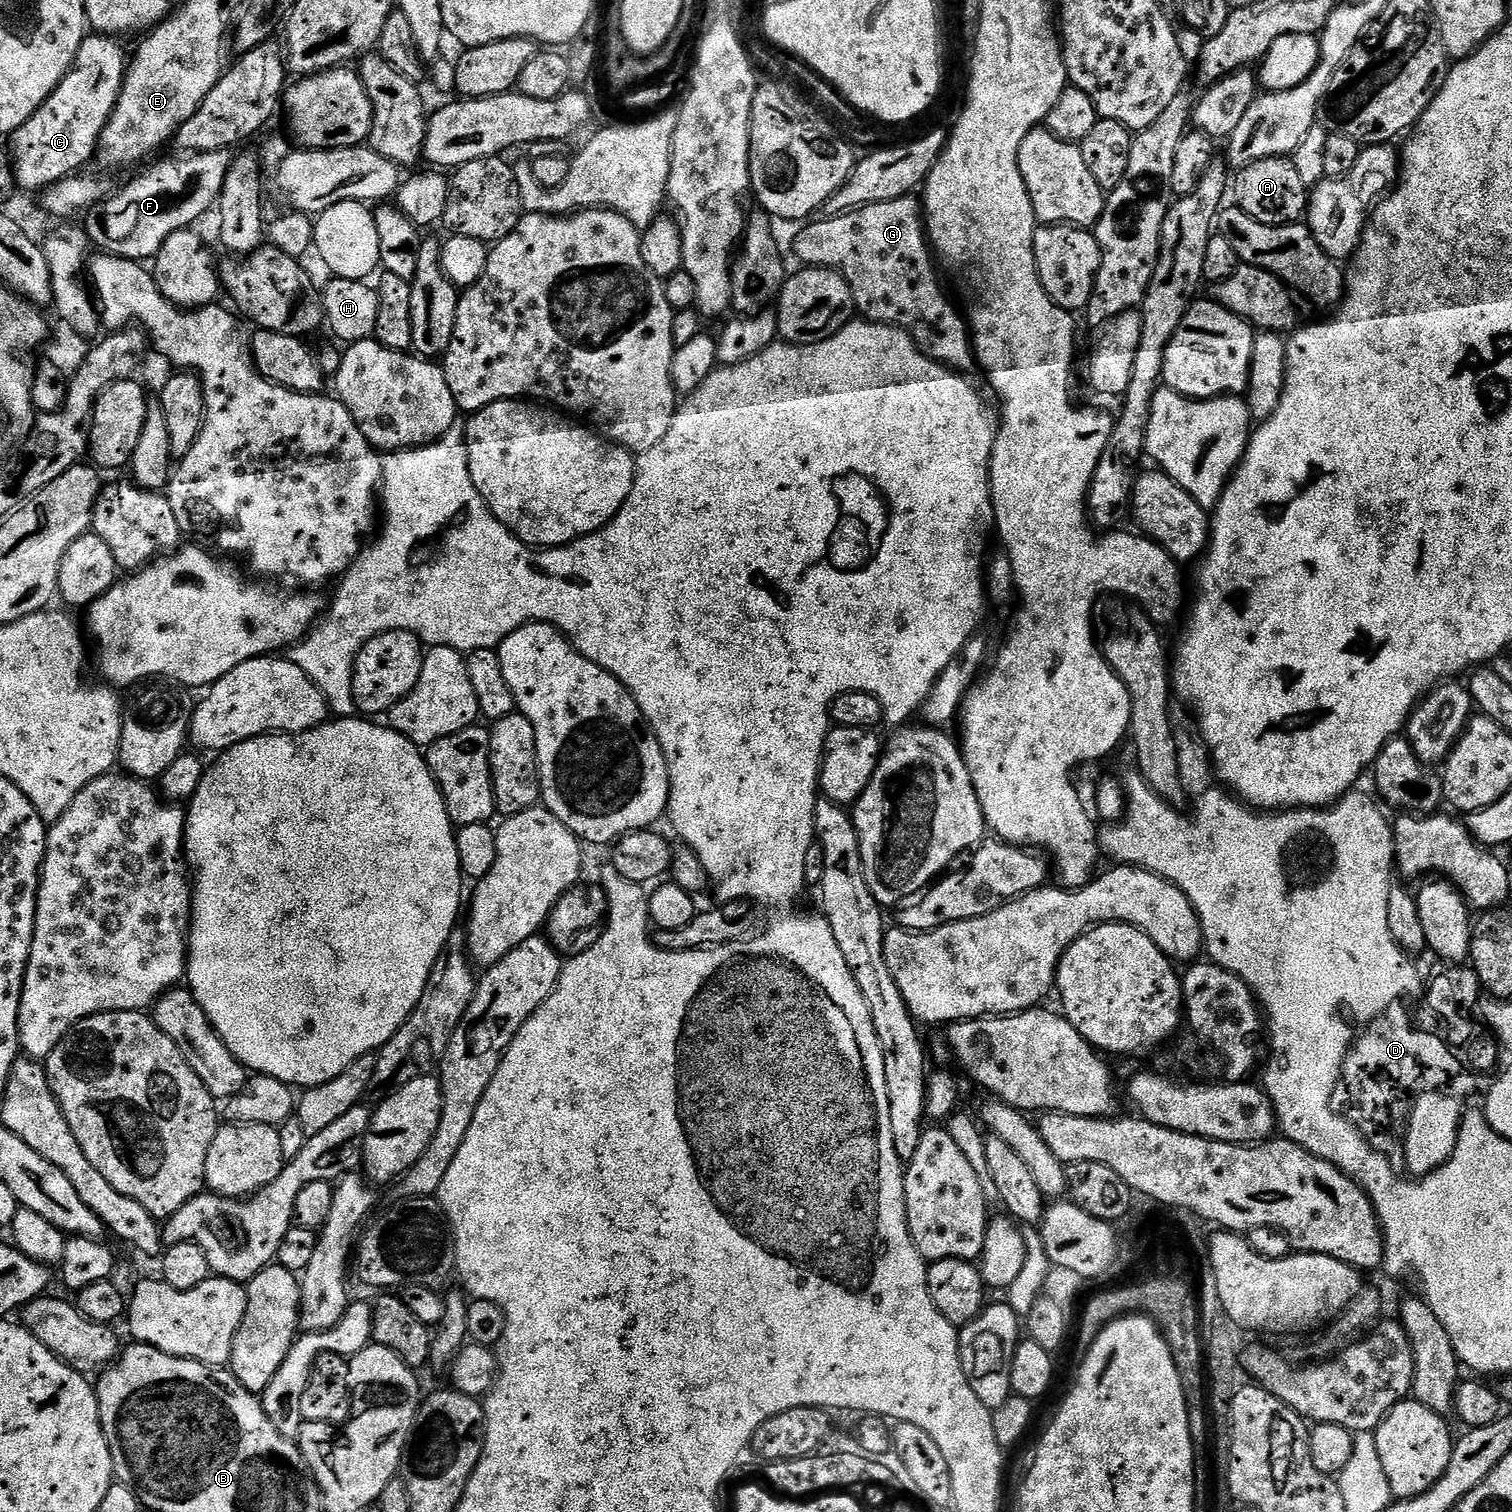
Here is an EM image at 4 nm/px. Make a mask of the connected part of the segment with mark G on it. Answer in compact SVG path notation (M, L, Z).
M915 195L894 198L890 202L867 204L837 216L825 215L823 219L813 219L805 223L801 227L805 228L797 234L796 241L792 244L797 258L801 260L799 262L801 265L831 268L844 283L850 286L855 311L863 319L870 320L873 324L891 324L893 328L907 332L916 347L936 363L952 370L973 367L974 349L970 329L963 315L952 316L952 308L948 305L939 282L936 281L938 268L926 239L922 208Z

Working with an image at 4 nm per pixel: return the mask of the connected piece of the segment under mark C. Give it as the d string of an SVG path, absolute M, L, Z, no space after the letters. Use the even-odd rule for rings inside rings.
M108 34L85 35L82 46L74 58L72 68L62 78L60 85L42 102L39 110L30 117L10 137L10 159L12 161L12 174L17 189L25 193L35 193L37 190L49 188L59 180L65 180L67 176L75 176L87 160L91 161L96 152L96 143L100 140L102 130L118 102L120 87L124 85L124 69L126 67L126 55L124 48L119 44L119 39Z

